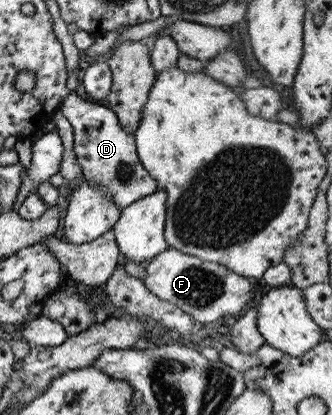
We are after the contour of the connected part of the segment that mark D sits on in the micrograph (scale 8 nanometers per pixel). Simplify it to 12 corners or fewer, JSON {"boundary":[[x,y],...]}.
{"boundary":[[72,93],[82,179],[119,211],[159,189],[139,162],[134,134],[113,110]]}

